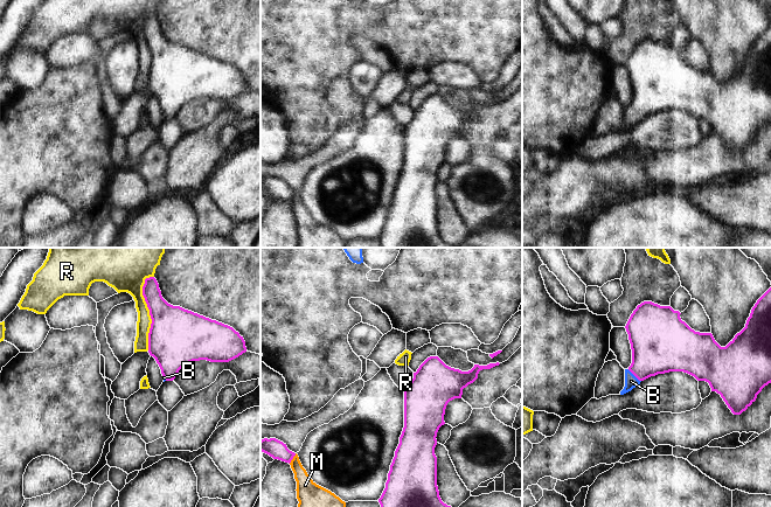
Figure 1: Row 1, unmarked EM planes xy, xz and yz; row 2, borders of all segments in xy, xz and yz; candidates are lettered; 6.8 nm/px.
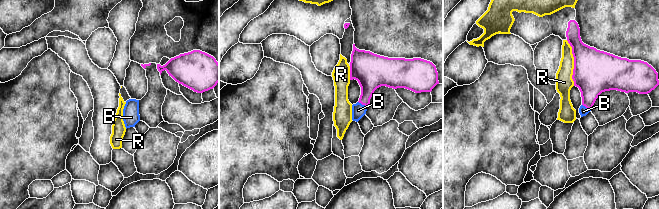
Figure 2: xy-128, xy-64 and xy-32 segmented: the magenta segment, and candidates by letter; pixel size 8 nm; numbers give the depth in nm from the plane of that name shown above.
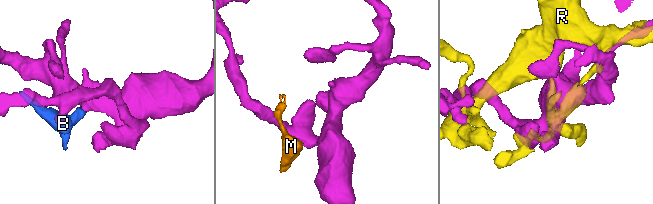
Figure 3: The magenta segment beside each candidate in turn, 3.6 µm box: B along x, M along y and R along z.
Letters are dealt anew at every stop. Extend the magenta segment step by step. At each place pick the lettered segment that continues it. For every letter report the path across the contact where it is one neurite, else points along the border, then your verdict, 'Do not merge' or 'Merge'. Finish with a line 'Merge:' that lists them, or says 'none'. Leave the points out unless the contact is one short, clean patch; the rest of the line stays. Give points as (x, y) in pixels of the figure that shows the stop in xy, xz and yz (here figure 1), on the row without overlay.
B: Path across: yz (658, 85), (634, 113), (631, 119). Merge
M: Boundary: xz (296, 192), (289, 201). Do not merge
R: Do not merge
Merge: B

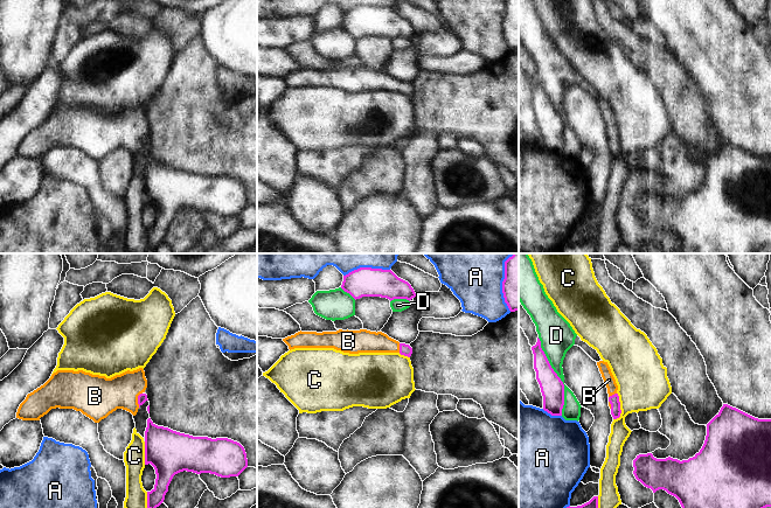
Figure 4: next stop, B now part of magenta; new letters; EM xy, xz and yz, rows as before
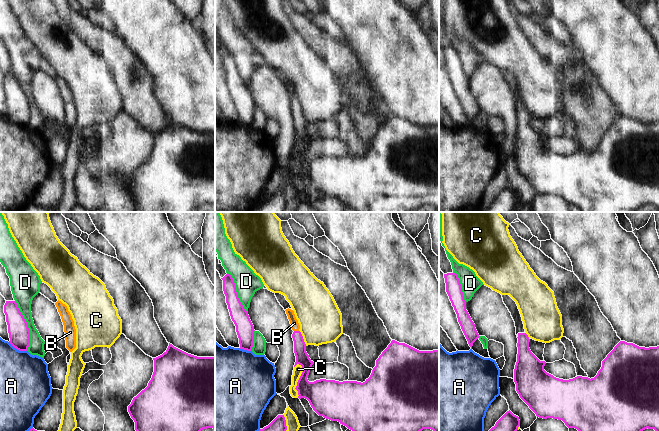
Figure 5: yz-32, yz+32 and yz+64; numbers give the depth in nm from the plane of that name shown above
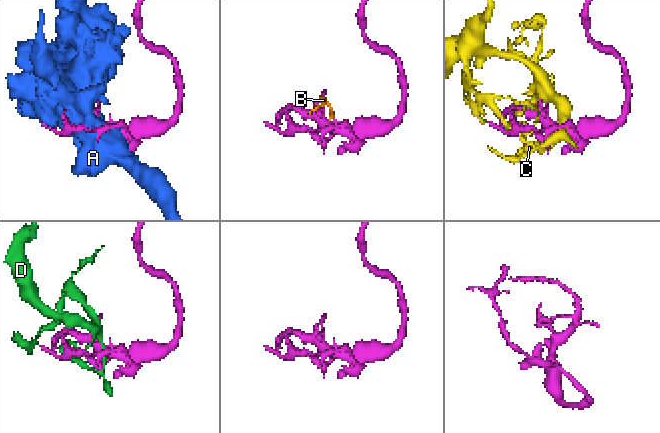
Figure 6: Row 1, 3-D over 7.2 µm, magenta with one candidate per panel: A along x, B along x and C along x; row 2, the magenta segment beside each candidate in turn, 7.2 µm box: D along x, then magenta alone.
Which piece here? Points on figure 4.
A: Do not merge
B: Path across: xy (143, 136), (138, 138), (129, 134), (102, 134). Merge
C: Do not merge
D: Do not merge
Merge: B

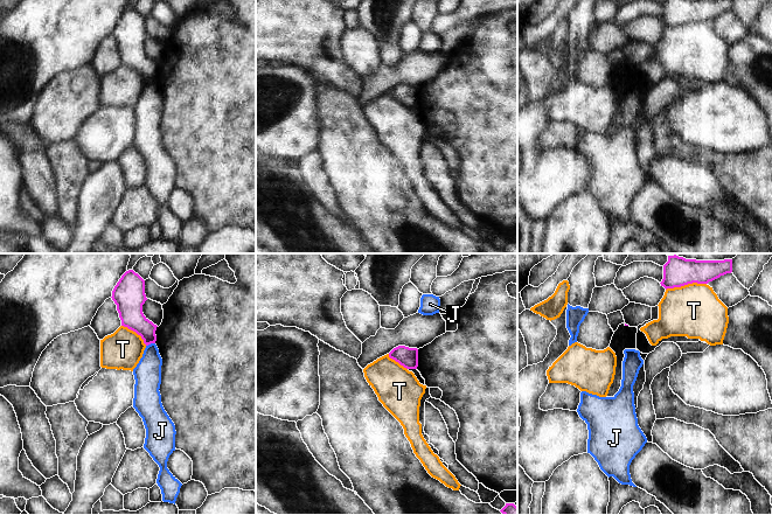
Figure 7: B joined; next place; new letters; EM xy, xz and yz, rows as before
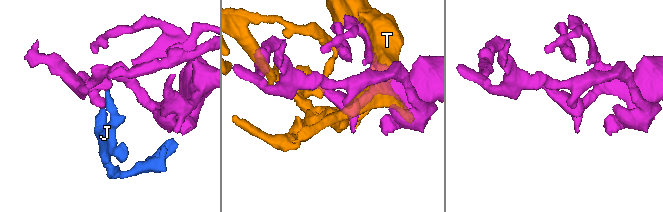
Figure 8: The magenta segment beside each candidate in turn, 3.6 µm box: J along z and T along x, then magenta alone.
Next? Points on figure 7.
J: Boundary: xy (154, 81), (146, 84). Do not merge
T: Do not merge
Merge: none

